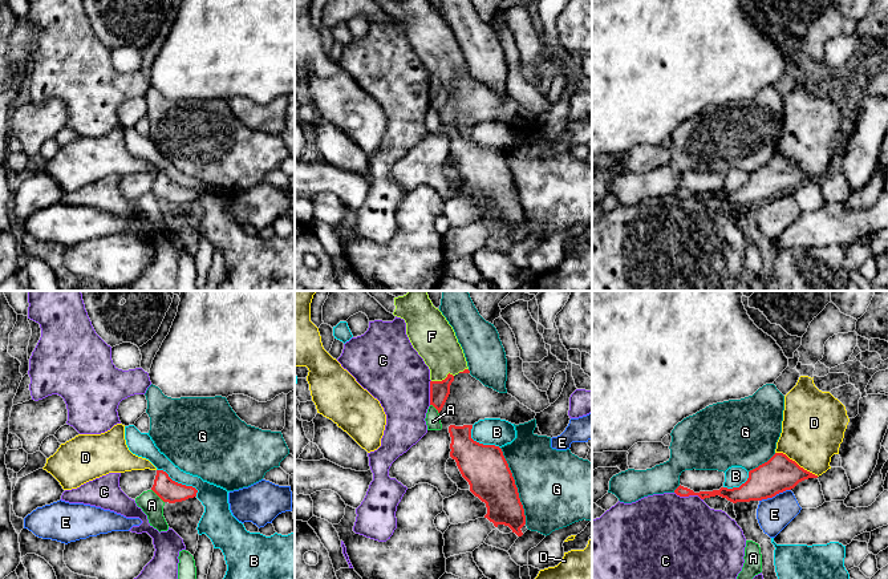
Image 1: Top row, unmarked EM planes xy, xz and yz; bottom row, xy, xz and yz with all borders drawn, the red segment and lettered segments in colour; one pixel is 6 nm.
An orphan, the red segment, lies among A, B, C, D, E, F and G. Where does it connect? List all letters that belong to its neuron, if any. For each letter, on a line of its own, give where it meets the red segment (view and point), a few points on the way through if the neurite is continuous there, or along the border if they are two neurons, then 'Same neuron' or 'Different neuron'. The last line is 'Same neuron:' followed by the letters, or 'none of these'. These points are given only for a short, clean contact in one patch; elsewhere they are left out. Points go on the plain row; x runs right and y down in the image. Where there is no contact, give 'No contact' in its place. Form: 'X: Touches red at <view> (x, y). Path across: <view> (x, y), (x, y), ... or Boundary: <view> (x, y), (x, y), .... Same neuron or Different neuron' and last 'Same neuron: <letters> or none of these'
A: Touches red at xy (157, 197). Boundary: xy (151, 191), (163, 205). Different neuron
B: Touches red at xy (179, 186). Boundary: xy (157, 171), (162, 171), (174, 183), (191, 187), (197, 198). Different neuron
C: Touches red at yz (689, 197). Different neuron
D: Touches red at yz (795, 165). Different neuron
E: Touches red at yz (774, 198). Boundary: yz (790, 191), (759, 203). Different neuron
F: Touches red at xz (442, 82). Path across: xz (440, 93), (442, 82), (442, 56), (434, 43). Same neuron
G: Touches red at xz (515, 189). Different neuron
Same neuron: F

